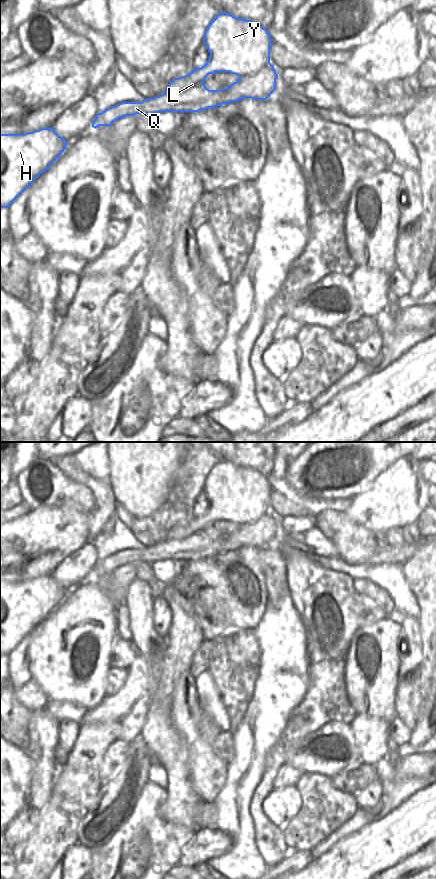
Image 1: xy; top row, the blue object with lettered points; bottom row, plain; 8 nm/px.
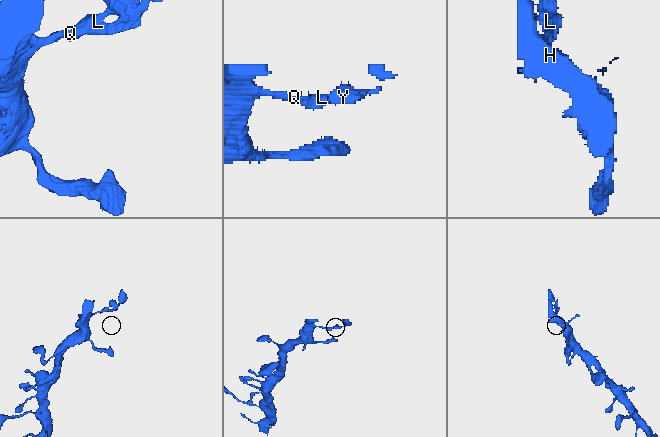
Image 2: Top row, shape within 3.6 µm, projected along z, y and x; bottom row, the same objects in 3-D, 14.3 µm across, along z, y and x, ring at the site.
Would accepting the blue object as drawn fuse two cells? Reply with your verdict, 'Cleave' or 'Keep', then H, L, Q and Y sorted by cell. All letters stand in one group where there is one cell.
Keep. Groups: H L Q Y

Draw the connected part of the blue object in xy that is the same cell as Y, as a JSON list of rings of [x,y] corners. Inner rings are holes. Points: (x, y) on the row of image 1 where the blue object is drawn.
[[[219,12],[208,25],[203,43],[210,57],[201,68],[194,68],[189,74],[171,80],[166,91],[159,96],[146,98],[141,102],[121,102],[107,108],[96,115],[92,127],[96,129],[99,126],[112,126],[112,123],[119,118],[137,114],[152,116],[167,111],[199,112],[237,102],[243,98],[266,100],[275,91],[278,75],[270,63],[272,39],[266,28],[257,22],[237,18],[227,12]],[[215,72],[229,72],[239,78],[227,88],[209,90],[203,82],[209,74]]]

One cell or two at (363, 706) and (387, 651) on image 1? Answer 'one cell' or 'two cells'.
one cell

